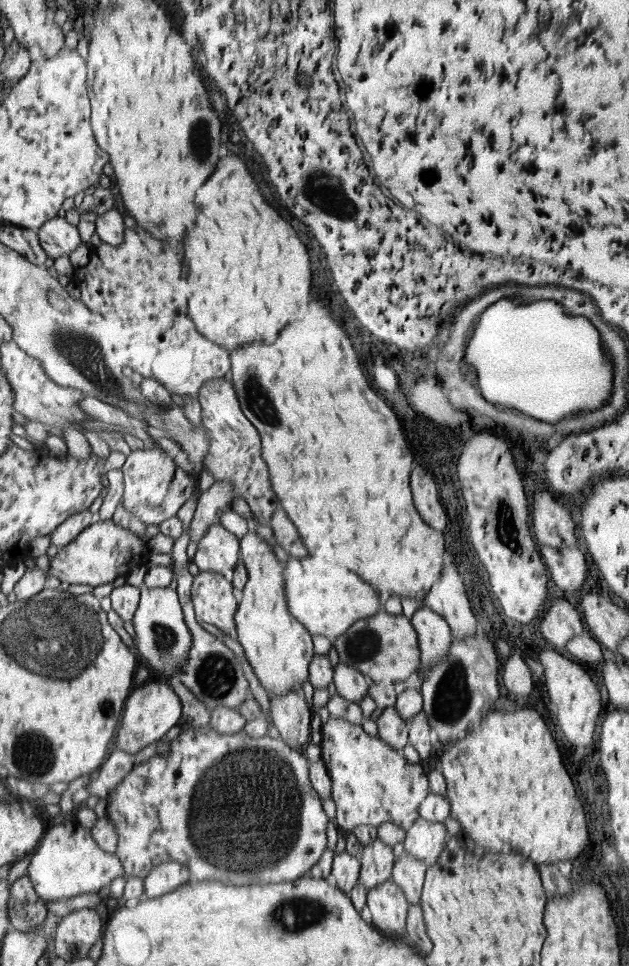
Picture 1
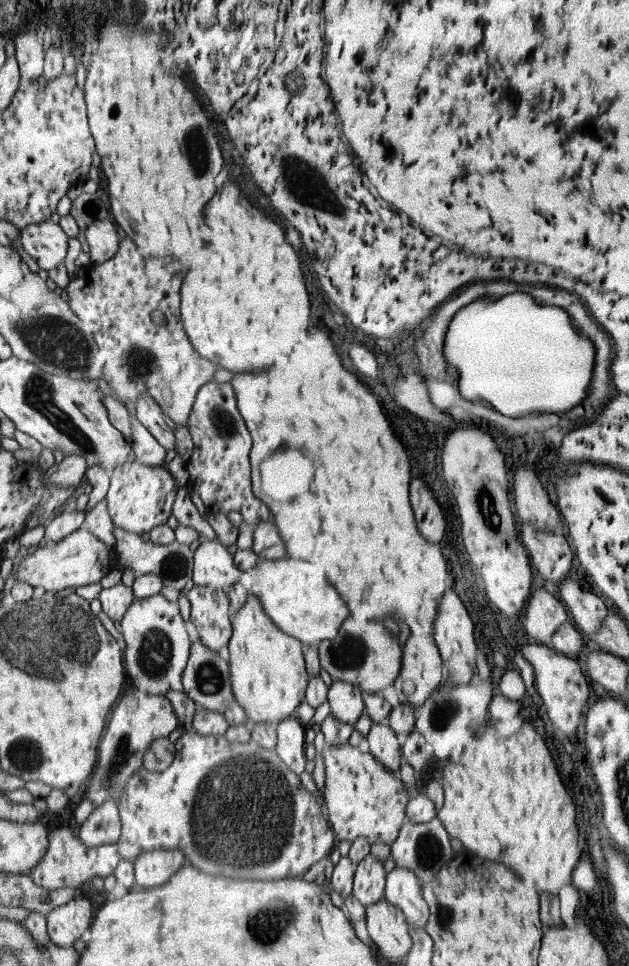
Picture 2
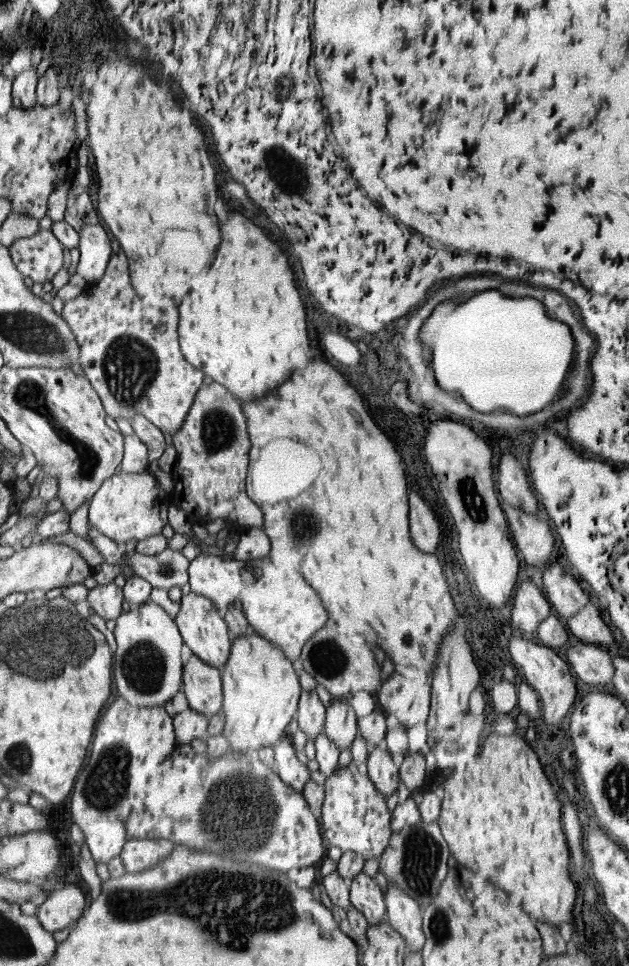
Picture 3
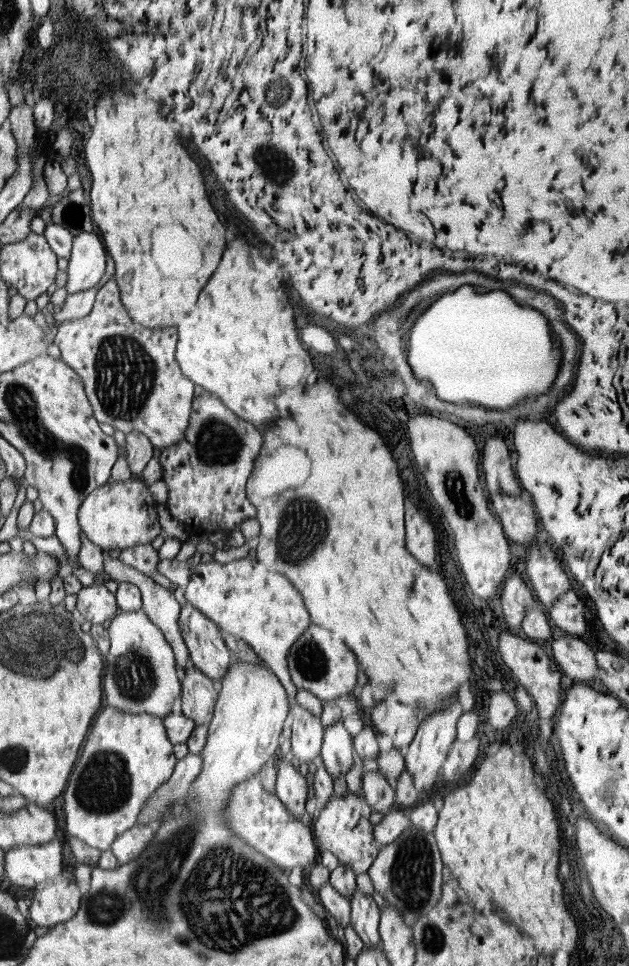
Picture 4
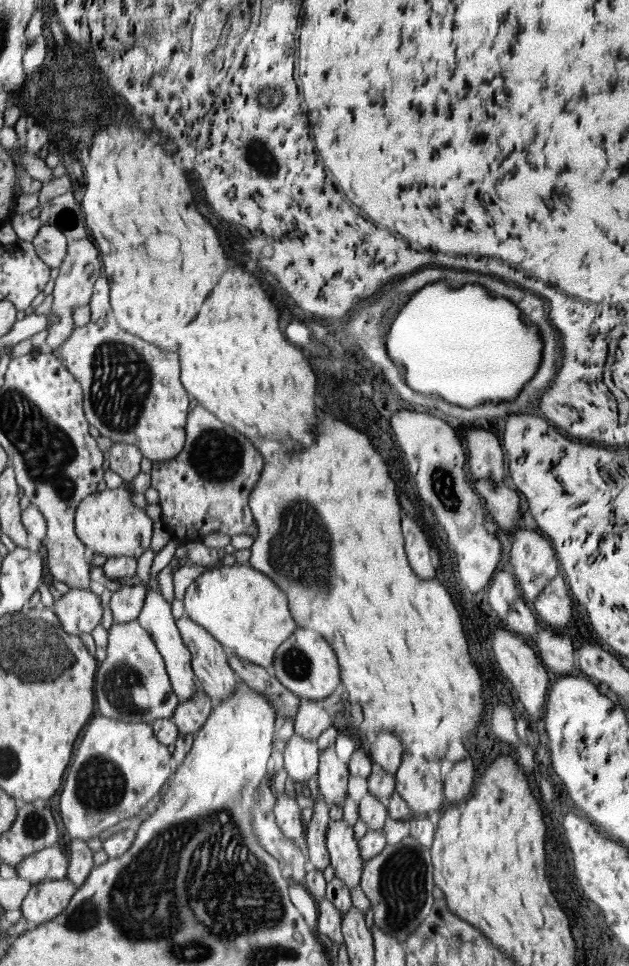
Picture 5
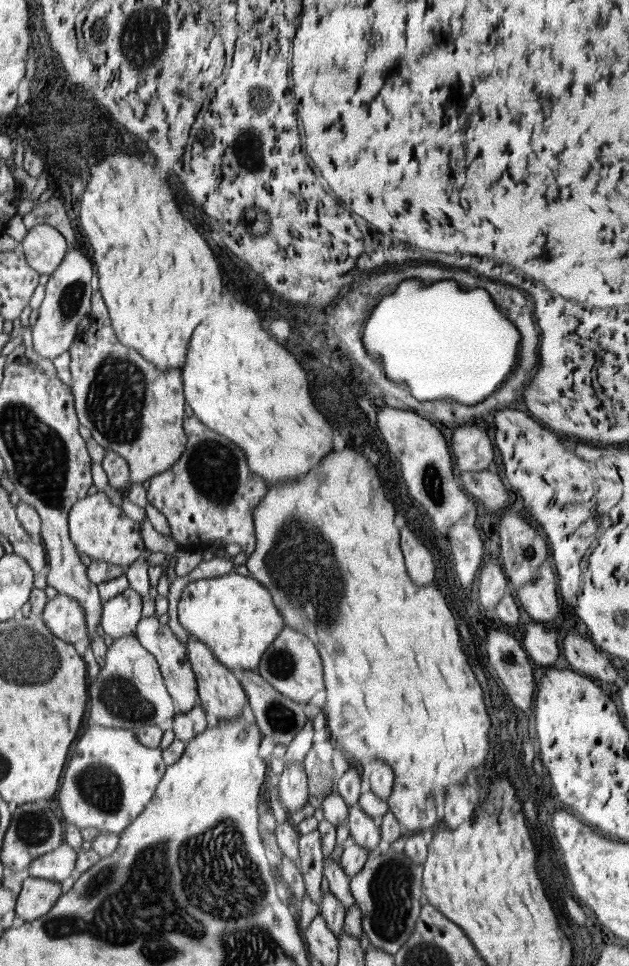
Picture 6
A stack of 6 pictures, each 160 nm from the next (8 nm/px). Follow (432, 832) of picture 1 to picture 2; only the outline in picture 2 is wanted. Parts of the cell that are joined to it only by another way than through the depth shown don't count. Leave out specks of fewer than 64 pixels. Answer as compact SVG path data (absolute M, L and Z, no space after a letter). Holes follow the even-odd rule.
M437 816L425 823L406 820L400 827L398 838L390 845L390 856L396 862L396 867L413 870L421 882L421 888L435 877L440 867L451 859L453 854L449 834Z

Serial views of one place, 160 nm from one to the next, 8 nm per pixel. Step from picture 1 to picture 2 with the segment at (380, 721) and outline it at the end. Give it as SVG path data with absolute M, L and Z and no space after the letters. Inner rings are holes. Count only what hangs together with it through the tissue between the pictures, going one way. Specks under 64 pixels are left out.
M389 718L373 724L366 740L369 751L376 757L376 760L379 760L388 772L396 774L402 764L402 743L388 724Z

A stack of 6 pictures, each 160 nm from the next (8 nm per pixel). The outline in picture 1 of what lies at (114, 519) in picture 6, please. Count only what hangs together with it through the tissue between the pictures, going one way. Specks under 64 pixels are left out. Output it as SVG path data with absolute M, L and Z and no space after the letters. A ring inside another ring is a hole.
M155 446L131 451L121 469L125 484L122 504L147 526L159 525L176 516L180 507L198 490L197 474L187 473L176 465L174 457Z

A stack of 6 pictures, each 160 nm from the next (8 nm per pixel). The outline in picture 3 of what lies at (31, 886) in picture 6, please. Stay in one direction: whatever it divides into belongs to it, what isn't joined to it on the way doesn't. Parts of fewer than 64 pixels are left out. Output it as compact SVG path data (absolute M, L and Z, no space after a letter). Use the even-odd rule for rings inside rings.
M66 886L52 891L47 899L40 903L38 920L44 930L54 933L63 928L74 928L88 907L88 899L76 886Z

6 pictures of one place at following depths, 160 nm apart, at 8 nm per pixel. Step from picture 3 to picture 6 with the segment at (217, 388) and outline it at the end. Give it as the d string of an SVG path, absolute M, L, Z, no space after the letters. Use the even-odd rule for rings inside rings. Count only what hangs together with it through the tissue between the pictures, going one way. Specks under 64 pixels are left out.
M185 416L183 429L187 434L187 445L182 456L163 473L155 474L150 479L147 490L147 499L167 518L171 537L182 547L188 550L204 551L210 546L226 546L239 544L242 553L247 556L256 550L255 526L253 510L266 494L266 484L263 478L258 478L246 462L246 456L240 446L229 438L219 435L209 429L197 416Z

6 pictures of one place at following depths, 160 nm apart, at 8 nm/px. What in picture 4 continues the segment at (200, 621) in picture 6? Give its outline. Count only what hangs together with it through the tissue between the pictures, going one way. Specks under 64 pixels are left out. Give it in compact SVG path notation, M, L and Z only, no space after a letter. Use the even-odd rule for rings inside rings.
M250 556L224 564L213 560L209 563L190 565L190 580L185 587L185 598L205 617L212 619L219 626L224 637L232 635L245 640L255 652L256 659L264 662L276 673L288 693L288 698L296 698L297 694L294 690L296 685L292 680L287 658L291 646L311 625L310 614L308 614L302 593L293 585L293 582L282 576L276 578L276 574L268 576L268 572L264 574L264 570L260 570L260 576L256 576L256 580L250 580L252 570L256 570L256 560L252 562Z

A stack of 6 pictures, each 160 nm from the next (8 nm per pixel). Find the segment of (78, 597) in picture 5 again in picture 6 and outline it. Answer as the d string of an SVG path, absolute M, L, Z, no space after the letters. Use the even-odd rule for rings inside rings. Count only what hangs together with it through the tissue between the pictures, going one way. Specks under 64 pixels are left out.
M58 594L44 607L42 620L50 632L74 645L74 649L84 657L90 643L87 618L83 606L75 598Z

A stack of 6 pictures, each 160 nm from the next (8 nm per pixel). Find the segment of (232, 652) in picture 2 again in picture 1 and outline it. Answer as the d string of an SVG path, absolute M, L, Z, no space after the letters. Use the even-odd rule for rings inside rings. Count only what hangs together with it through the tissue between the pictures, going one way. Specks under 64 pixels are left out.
M250 530L239 540L240 556L248 573L248 580L243 589L243 597L239 602L235 614L237 626L237 640L244 647L248 661L254 668L254 674L258 676L262 686L272 697L279 697L289 690L302 688L303 682L309 678L309 664L315 655L313 640L310 631L292 613L289 613L287 598L285 595L284 571L285 565L278 560L272 546L260 537L258 532Z

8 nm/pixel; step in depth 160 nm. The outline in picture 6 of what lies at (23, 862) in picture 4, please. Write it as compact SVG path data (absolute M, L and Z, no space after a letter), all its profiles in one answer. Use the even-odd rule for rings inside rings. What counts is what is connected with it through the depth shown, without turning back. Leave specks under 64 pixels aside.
M64 842L59 848L36 858L25 875L61 883L75 868L77 853Z

